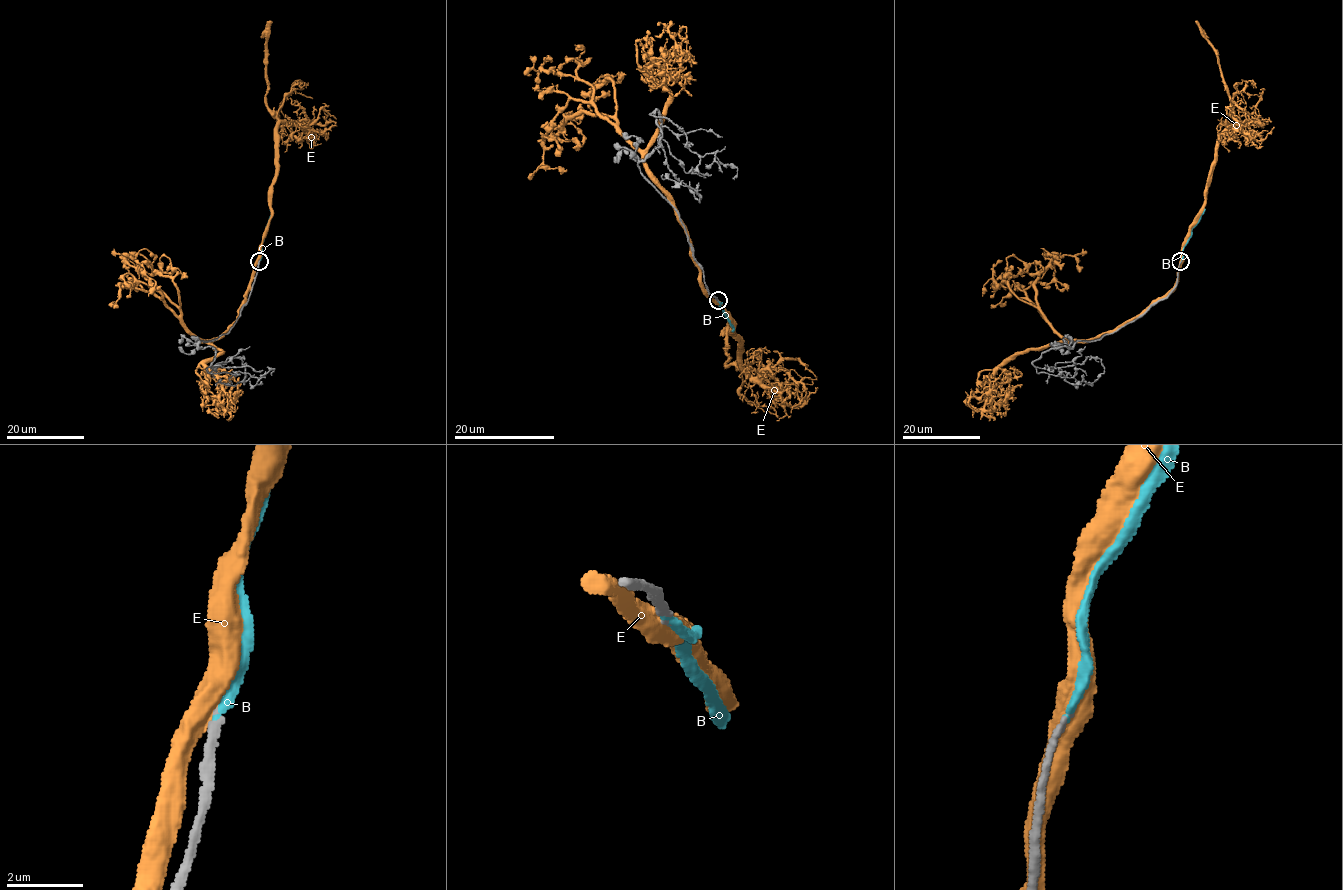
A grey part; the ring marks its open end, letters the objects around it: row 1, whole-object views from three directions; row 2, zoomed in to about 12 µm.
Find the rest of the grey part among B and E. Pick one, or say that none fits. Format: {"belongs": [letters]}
{"belongs": ["B"]}

